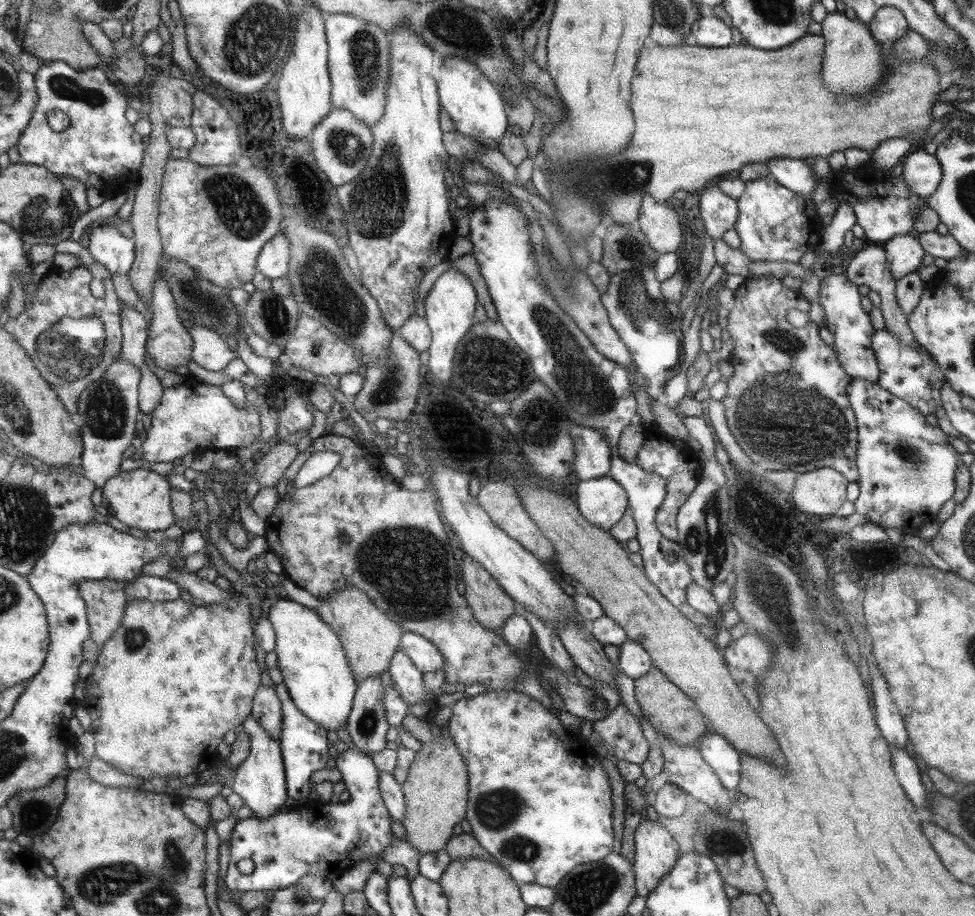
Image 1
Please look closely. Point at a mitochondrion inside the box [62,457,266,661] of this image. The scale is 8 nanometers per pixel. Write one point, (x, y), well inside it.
(136, 638)

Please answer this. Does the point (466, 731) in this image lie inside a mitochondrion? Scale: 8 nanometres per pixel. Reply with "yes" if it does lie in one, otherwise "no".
no

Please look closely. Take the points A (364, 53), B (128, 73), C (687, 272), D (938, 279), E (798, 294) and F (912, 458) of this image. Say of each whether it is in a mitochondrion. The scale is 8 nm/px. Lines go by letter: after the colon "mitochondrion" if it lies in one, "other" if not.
A: mitochondrion
B: other
C: other
D: other
E: other
F: mitochondrion

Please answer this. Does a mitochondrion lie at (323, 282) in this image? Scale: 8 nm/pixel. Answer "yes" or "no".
yes

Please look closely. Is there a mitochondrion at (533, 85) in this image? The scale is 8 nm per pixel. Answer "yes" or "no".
yes

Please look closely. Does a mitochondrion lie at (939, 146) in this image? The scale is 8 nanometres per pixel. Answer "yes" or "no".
no

